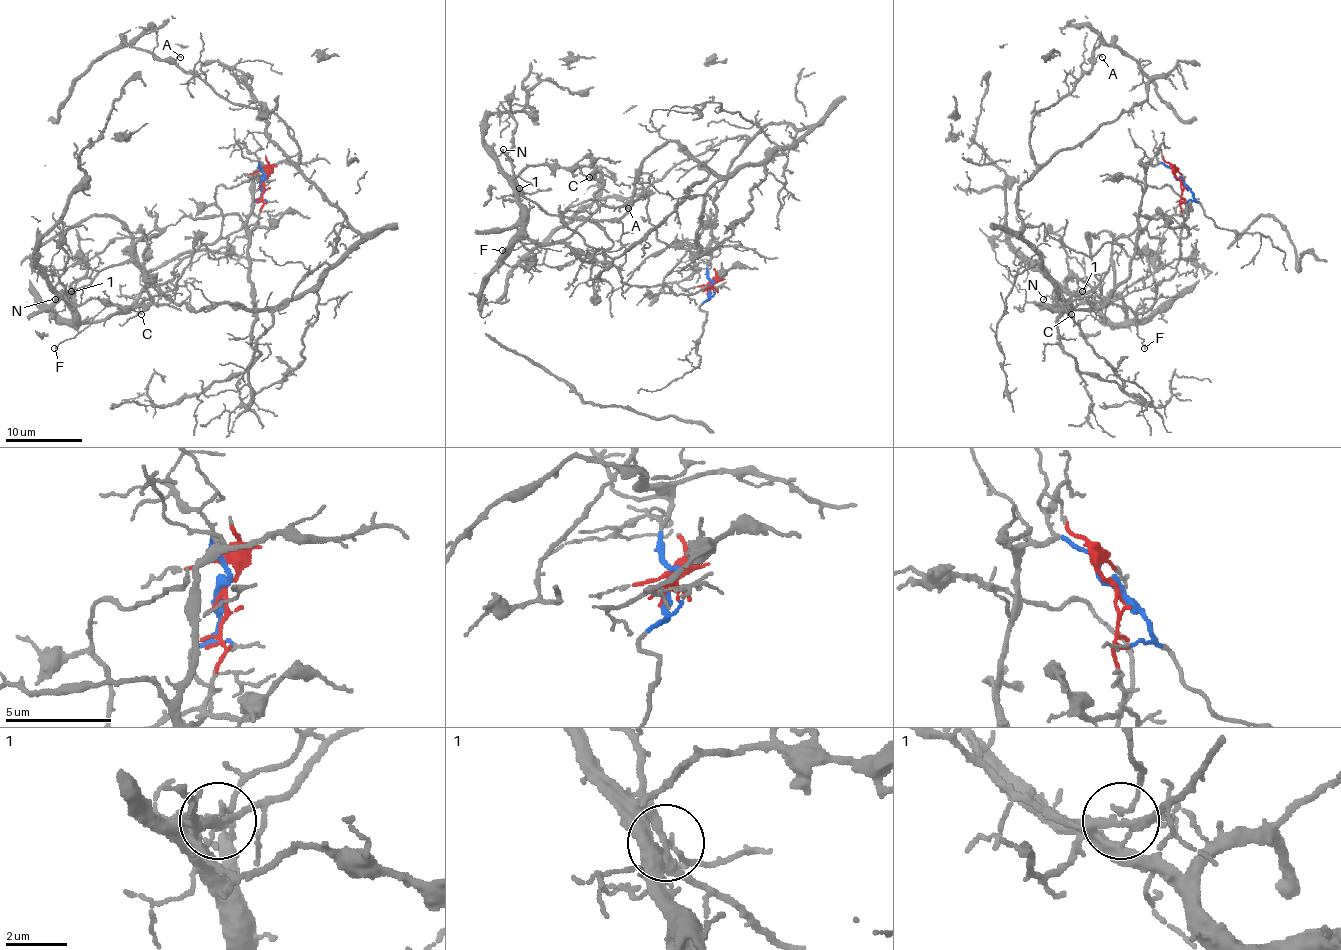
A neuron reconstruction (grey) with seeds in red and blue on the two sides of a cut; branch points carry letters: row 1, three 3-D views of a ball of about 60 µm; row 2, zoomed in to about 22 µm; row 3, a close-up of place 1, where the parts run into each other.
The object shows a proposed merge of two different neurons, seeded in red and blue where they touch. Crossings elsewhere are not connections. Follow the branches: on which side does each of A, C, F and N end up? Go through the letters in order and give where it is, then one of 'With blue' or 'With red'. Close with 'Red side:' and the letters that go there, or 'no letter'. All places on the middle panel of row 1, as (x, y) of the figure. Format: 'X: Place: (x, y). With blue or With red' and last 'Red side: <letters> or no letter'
A: Place: (628, 208). With blue
C: Place: (589, 177). With red
F: Place: (502, 250). With red
N: Place: (503, 149). With blue
Red side: C, F

